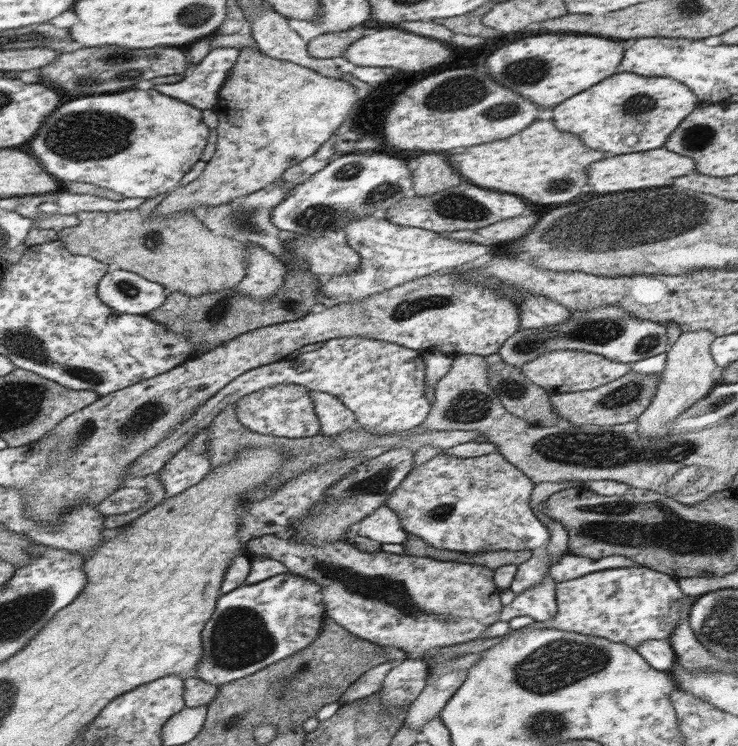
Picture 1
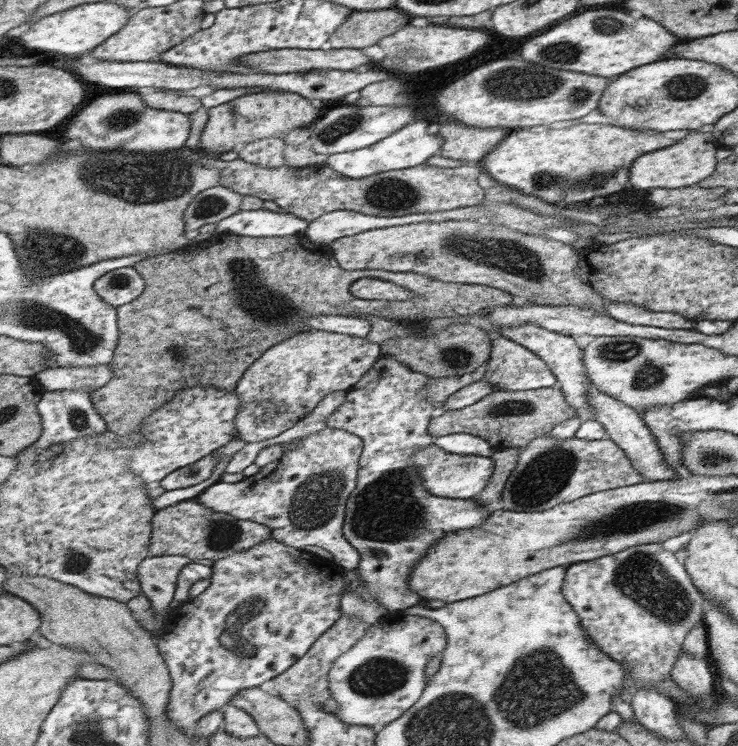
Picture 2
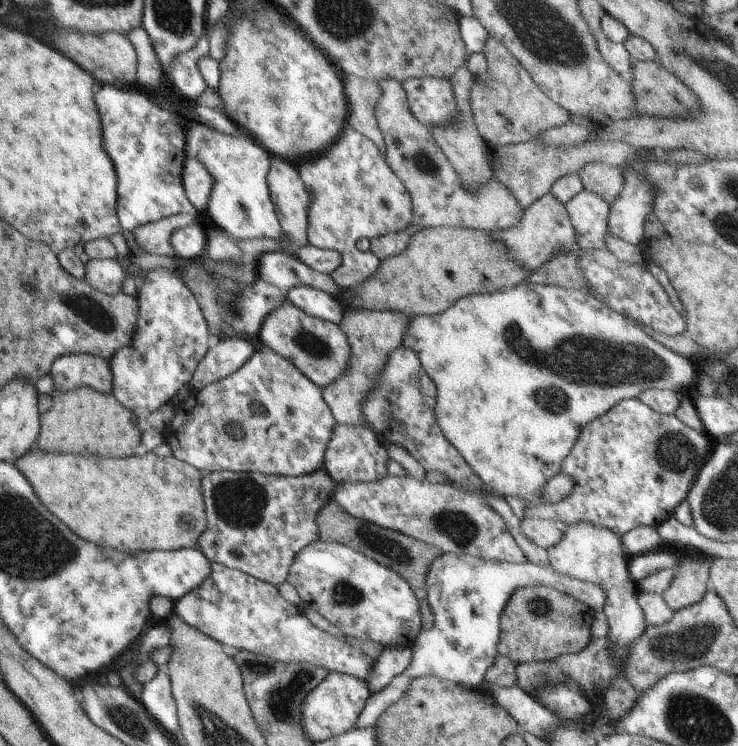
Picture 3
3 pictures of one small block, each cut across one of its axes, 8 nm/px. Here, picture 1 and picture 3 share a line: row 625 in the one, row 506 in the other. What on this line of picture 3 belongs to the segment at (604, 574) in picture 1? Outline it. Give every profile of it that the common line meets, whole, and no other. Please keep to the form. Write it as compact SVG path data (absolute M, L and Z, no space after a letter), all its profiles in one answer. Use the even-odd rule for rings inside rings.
M639 398L620 401L584 428L584 438L568 454L563 473L572 476L572 494L553 506L528 507L526 517L578 524L590 522L618 535L638 526L657 528L698 480L699 470L710 454L710 442L675 414L652 410Z

